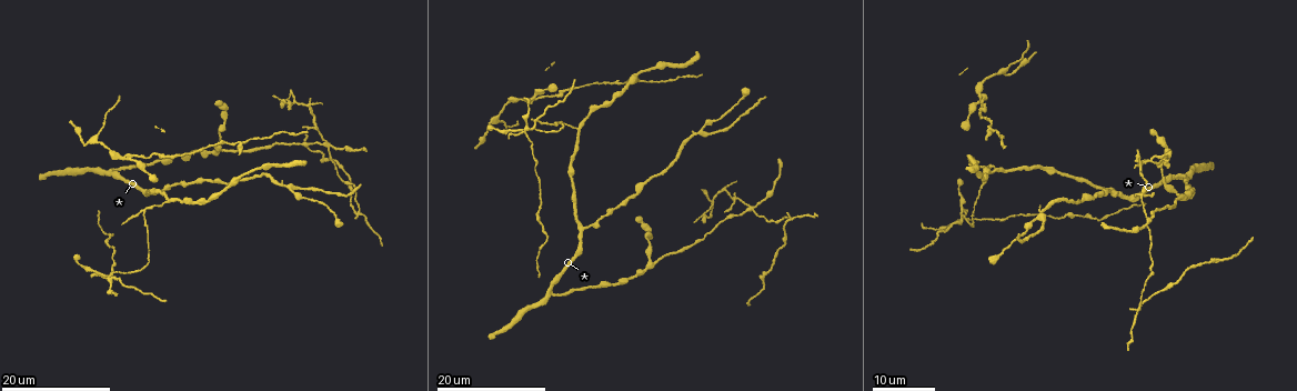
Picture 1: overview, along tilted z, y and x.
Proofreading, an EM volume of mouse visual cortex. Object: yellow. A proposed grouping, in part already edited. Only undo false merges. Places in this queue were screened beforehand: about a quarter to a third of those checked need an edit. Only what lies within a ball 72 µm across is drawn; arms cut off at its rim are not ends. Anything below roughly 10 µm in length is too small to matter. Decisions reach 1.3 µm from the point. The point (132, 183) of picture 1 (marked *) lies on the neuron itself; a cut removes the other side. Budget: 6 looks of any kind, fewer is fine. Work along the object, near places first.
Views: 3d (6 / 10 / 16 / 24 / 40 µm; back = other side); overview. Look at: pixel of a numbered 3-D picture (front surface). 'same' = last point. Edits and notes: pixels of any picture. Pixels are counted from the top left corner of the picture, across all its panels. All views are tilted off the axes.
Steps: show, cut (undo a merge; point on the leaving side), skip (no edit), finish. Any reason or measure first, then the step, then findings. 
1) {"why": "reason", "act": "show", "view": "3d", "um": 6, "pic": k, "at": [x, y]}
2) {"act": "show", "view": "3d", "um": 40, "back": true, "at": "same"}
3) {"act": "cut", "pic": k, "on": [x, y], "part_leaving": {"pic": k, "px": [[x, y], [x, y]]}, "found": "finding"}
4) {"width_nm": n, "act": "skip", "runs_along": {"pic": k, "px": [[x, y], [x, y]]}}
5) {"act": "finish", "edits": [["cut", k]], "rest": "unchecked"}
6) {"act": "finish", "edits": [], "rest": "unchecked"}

{"why": "small branch off a trunk", "act": "show", "view": "3d", "um": 24, "pic": 1, "at": [143, 211]}

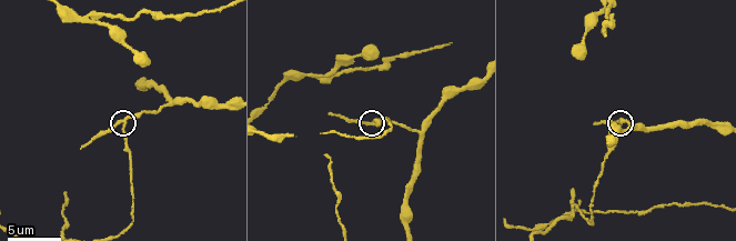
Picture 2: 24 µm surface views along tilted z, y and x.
{"act": "show", "view": "3d", "um": 10, "pic": 2, "at": [125, 122]}

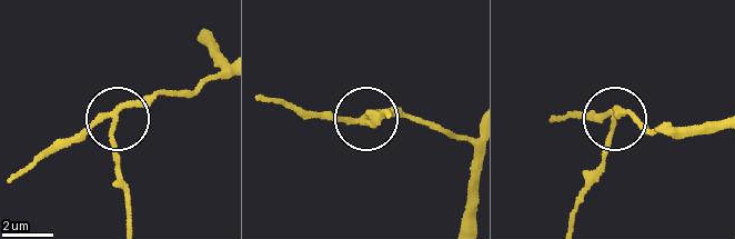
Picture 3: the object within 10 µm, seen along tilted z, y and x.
{"arms": 3, "act": "cut", "pic": 3, "on": [119, 156], "part_leaving": {"pic": 3, "px": [[112, 119], [114, 176], [126, 221]]}, "found": "a second neuron is stuck on"}

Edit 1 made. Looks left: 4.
{"why": "arms part here", "act": "show", "view": "3d", "um": 16, "pic": 1, "at": [749, 206]}

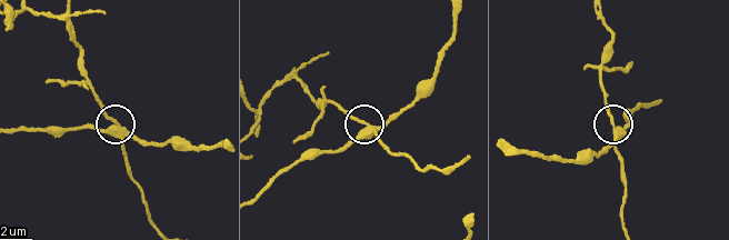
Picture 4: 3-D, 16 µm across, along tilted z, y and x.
{"why": "closer look", "act": "show", "view": "3d", "um": 6, "pic": 4, "at": [614, 125]}

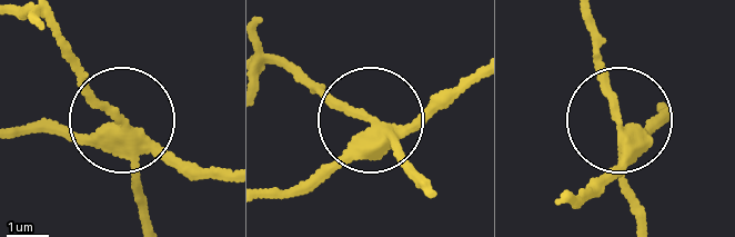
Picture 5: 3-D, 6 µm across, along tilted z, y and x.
{"act": "cut", "pic": 5, "on": [98, 101], "part_leaving": {"pic": 5, "px": [[136, 151], [142, 220]]}, "found": "two neurons meet here"}

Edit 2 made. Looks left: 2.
{"act": "show", "view": "3d", "um": 24, "pic": 1, "at": [289, 188]}

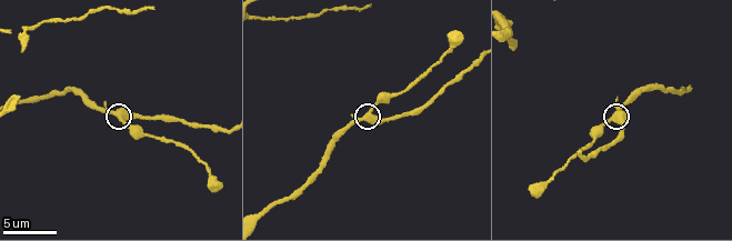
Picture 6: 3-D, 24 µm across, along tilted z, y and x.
{"act": "show", "view": "3d", "um": 6, "pic": 6, "at": [613, 120]}

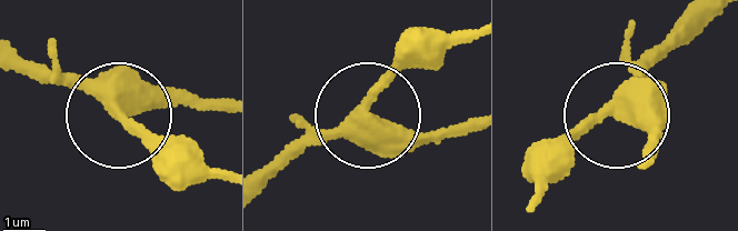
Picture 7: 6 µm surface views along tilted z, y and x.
{"width_nm": 410, "act": "skip", "runs_along": {"pic": 7, "px": [[689, 14], [611, 106], [544, 156]]}, "found": "continuous, no second neuron"}

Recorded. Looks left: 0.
{"act": "finish", "edits": [["cut", 3], ["cut", 5]], "rest": "unchecked"}

